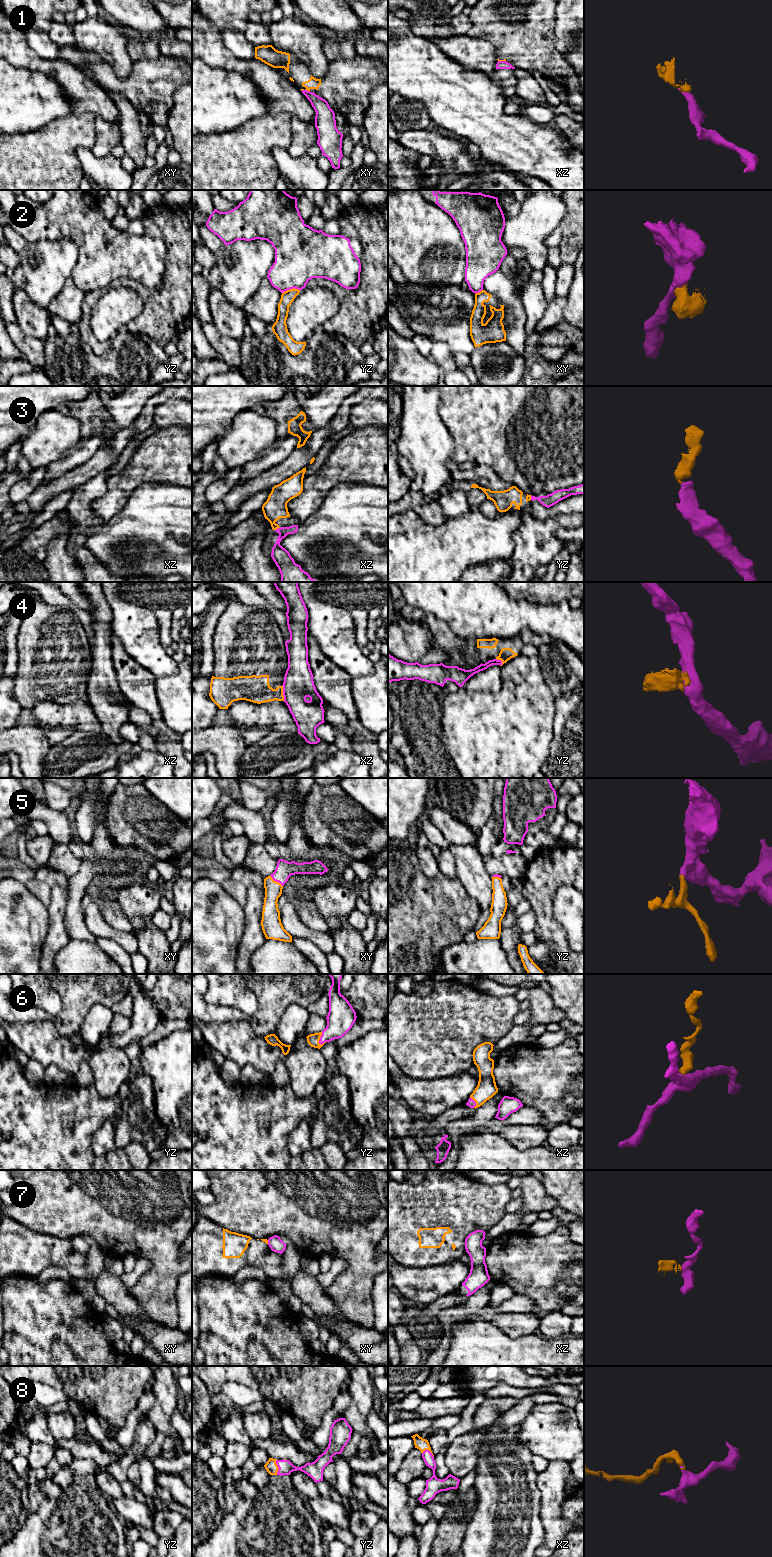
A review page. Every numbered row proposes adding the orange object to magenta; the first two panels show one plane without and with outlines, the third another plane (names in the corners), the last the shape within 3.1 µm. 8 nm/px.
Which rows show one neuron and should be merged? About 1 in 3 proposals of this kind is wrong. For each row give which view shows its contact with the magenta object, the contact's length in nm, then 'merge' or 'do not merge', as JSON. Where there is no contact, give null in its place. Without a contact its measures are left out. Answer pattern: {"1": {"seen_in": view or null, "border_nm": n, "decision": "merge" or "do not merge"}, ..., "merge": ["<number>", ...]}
{"1": {"seen_in": "xy", "border_nm": 40, "decision": "do not merge"}, "2": {"seen_in": "yz", "border_nm": 150, "decision": "do not merge"}, "3": {"seen_in": "xz", "border_nm": 50, "decision": "merge"}, "4": {"seen_in": "xz", "border_nm": 130, "decision": "do not merge"}, "5": {"seen_in": "xy", "border_nm": 140, "decision": "merge"}, "6": {"seen_in": "yz", "border_nm": 110, "decision": "merge"}, "7": {"seen_in": "xy", "border_nm": 30, "decision": "do not merge"}, "8": {"seen_in": "yz", "border_nm": 130, "decision": "merge"}, "merge": ["3", "5", "6", "8"]}

